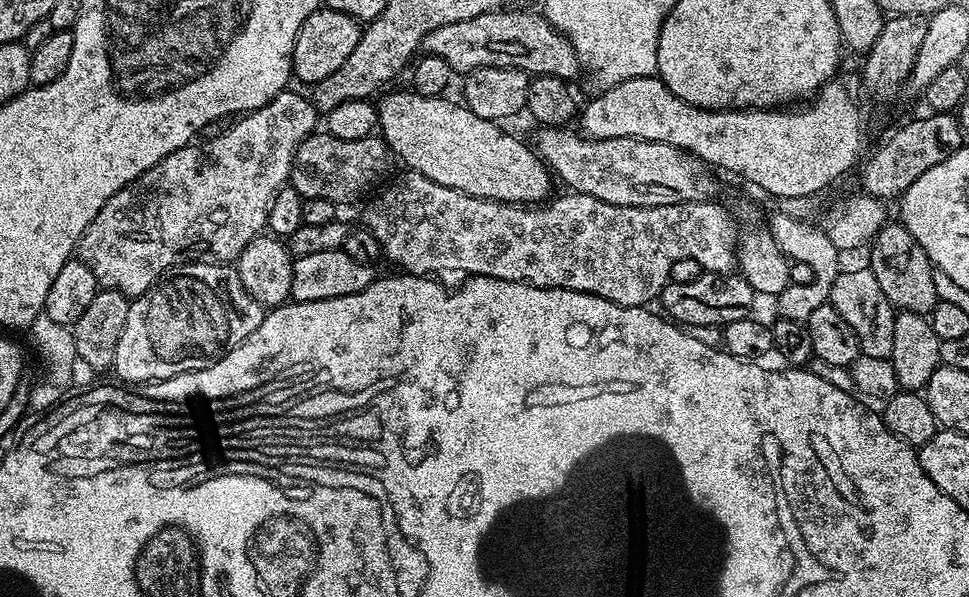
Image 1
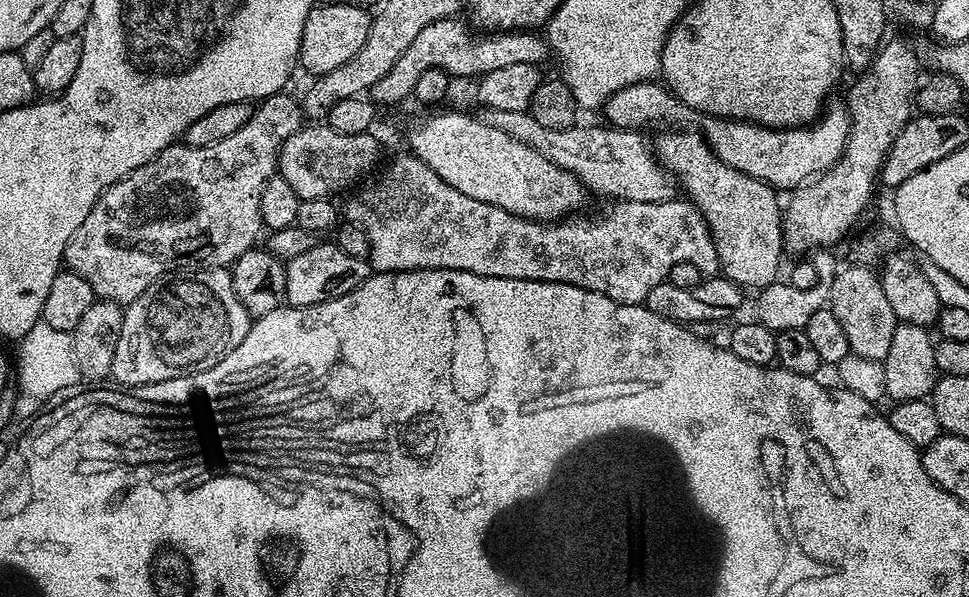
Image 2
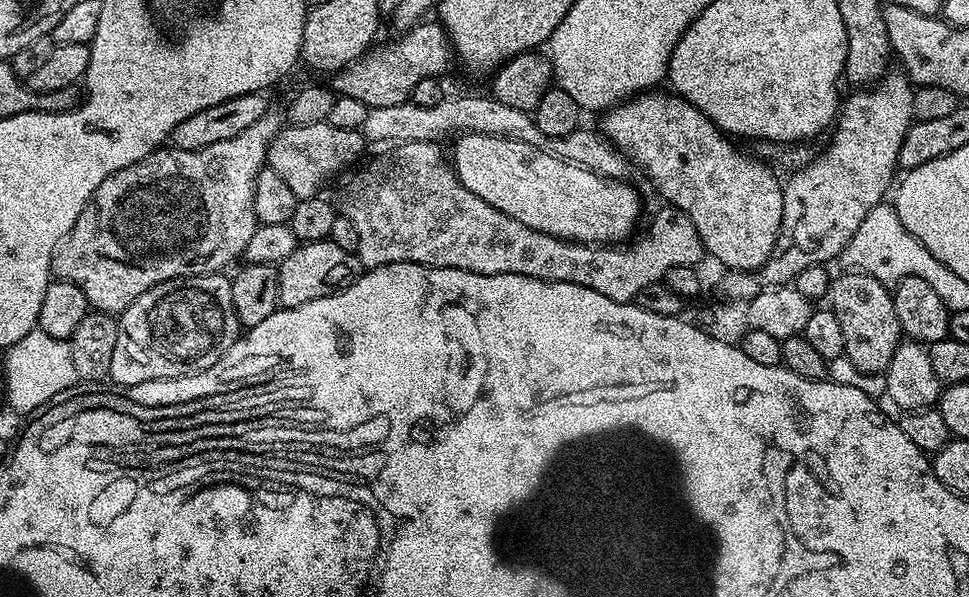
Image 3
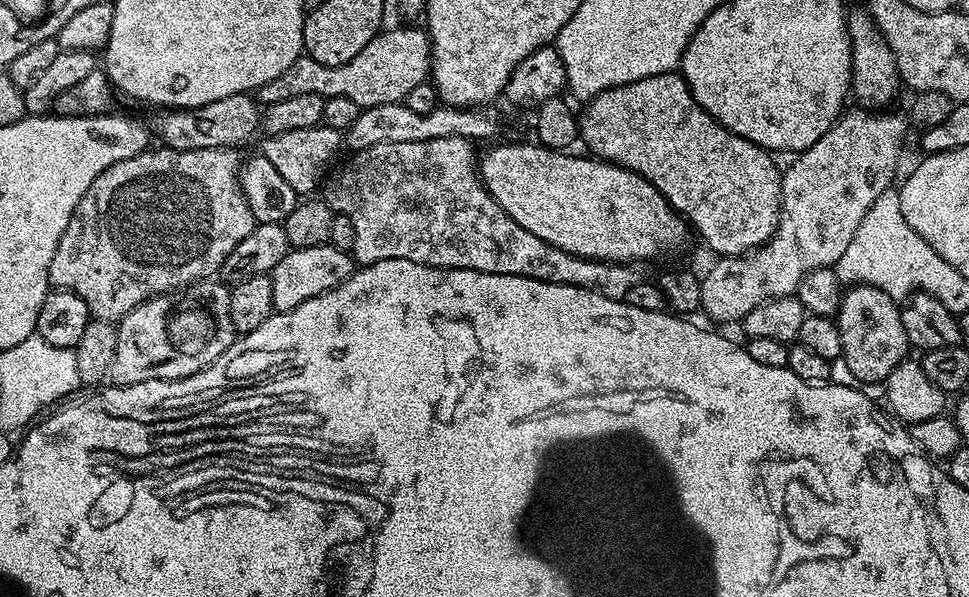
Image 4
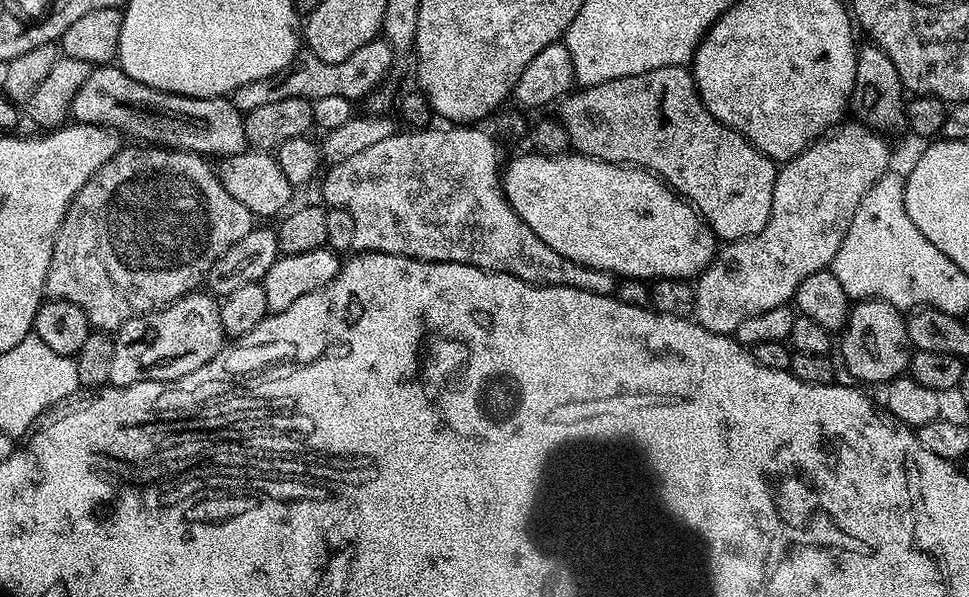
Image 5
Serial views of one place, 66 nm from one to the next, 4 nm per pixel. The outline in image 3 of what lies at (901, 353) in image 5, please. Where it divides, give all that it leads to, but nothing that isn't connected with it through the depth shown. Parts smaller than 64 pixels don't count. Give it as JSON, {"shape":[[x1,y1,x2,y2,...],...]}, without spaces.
{"shape":[[855,270,841,271,841,276,831,281,826,297,832,312,842,325,842,342,844,343,844,355,848,356,850,362,862,372,885,373,890,366,890,358,894,358,894,350,902,343,902,333,898,314,894,314,894,302,891,291,874,277,864,272]]}

